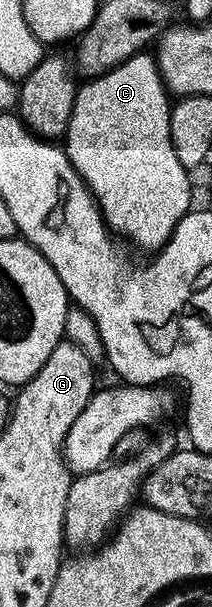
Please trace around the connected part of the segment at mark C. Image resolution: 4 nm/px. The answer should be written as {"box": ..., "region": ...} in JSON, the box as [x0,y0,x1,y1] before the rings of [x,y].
{"box":[65,52,193,252],"region":[[[147,52],[134,54],[120,66],[114,66],[98,78],[84,81],[76,89],[73,116],[65,135],[67,158],[95,197],[108,230],[112,235],[120,239],[128,238],[133,245],[150,252],[162,250],[179,221],[193,206],[192,175],[181,164],[181,160],[177,160],[177,152],[173,152],[173,140],[169,132],[172,103],[167,102],[167,98],[169,91],[163,84],[154,57]]]}

